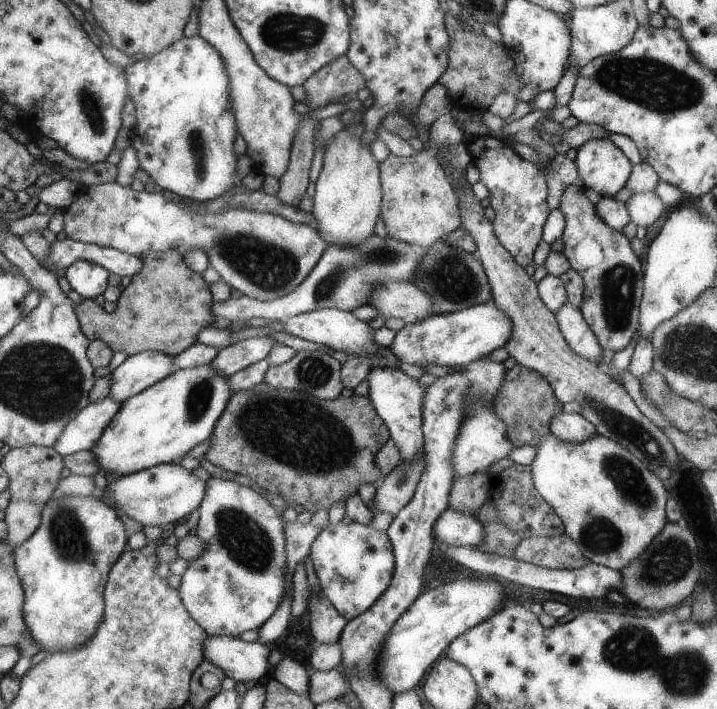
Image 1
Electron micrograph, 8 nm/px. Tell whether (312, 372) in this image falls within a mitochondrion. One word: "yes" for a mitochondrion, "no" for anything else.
yes

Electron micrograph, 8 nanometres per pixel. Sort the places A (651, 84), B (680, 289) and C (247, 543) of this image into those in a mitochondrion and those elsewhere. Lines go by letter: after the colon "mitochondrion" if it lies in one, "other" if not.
A: mitochondrion
B: mitochondrion
C: mitochondrion

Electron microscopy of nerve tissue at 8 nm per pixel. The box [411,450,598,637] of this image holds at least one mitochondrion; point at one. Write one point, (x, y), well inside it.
(528, 511)

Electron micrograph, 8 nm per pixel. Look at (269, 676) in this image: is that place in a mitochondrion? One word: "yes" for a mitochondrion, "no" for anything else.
no

